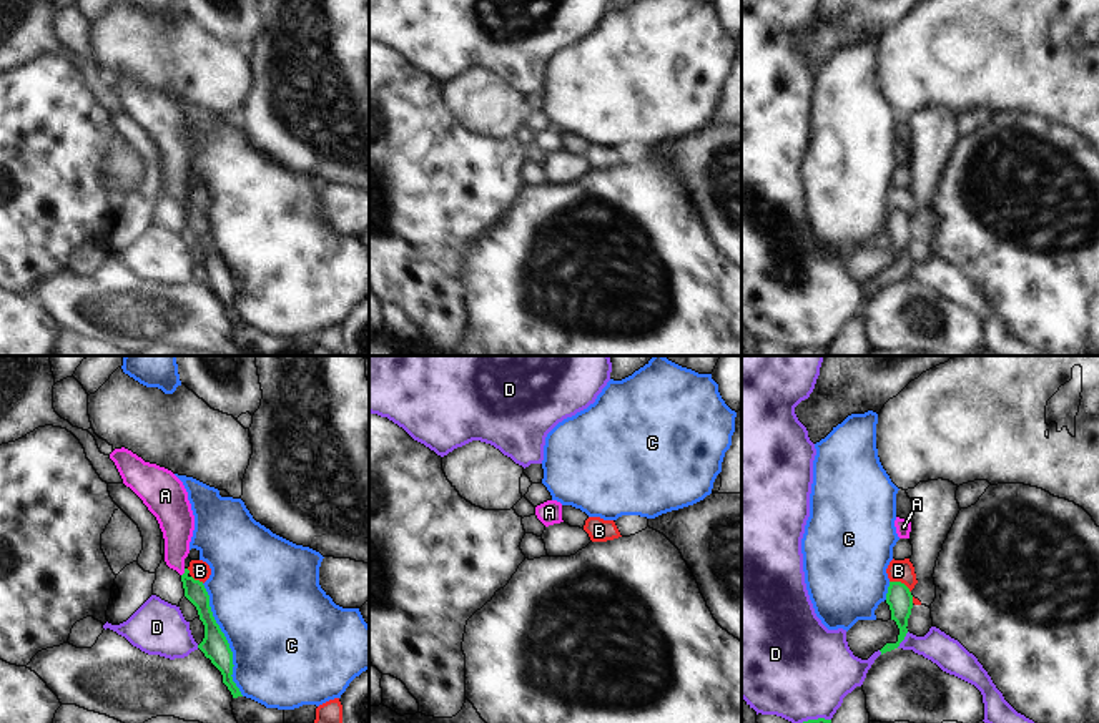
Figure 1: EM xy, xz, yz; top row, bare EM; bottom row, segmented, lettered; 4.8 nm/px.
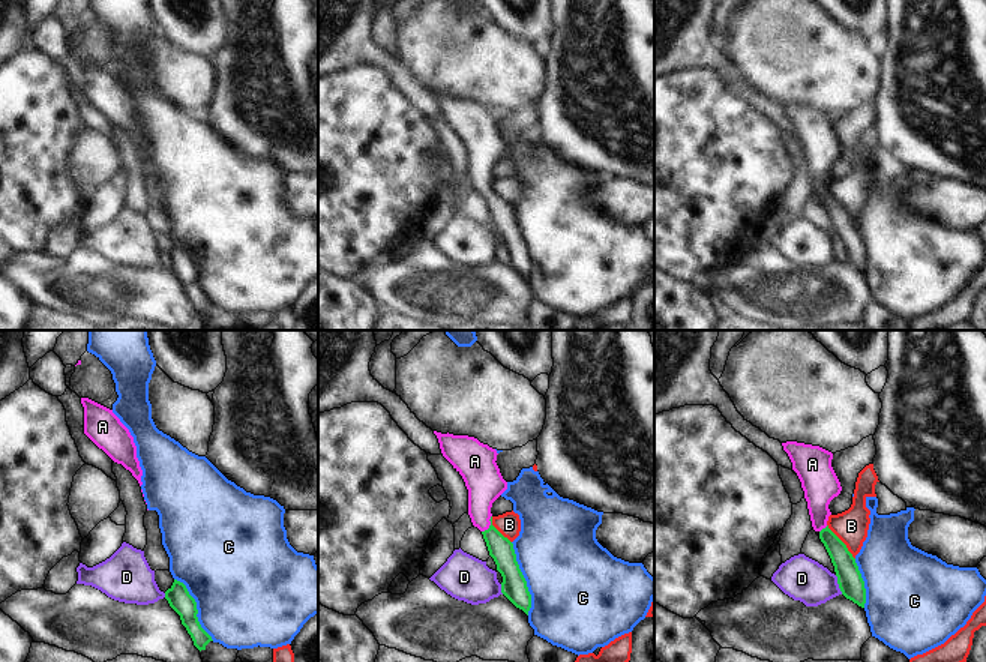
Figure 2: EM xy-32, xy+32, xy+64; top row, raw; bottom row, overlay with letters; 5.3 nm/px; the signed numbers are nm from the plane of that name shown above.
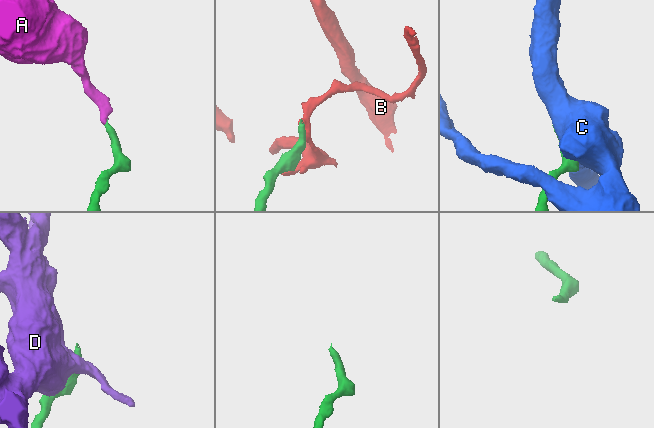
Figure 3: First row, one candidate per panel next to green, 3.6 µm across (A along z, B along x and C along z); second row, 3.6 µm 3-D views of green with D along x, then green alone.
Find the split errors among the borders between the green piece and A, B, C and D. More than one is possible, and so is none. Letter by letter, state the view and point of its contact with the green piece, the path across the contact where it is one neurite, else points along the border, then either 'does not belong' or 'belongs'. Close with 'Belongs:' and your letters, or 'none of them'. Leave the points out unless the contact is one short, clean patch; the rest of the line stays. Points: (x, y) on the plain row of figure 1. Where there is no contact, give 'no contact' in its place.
A: meets green in xy at (185, 200); runs through xy (195, 220), (185, 200), (177, 190), (177, 150); belongs
B: meets green in yz at (900, 210); border along yz (890, 208), (900, 208), (910, 220); does not belong
C: meets green in xy at (226, 268); does not belong
D: meets green in yz at (903, 266); does not belong
Belongs: A

